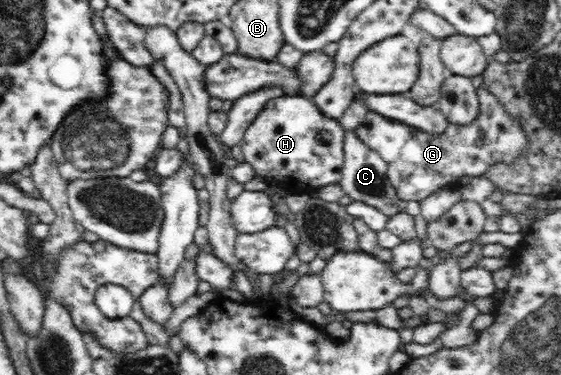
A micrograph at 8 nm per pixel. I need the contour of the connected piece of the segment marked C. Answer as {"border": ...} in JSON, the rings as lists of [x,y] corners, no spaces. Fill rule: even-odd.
{"border":[[[353,130],[344,131],[343,149],[344,162],[342,178],[339,184],[346,195],[349,195],[355,201],[360,201],[377,208],[387,217],[405,211],[404,202],[398,198],[396,190],[387,177],[387,162],[375,150],[365,145]]]}

